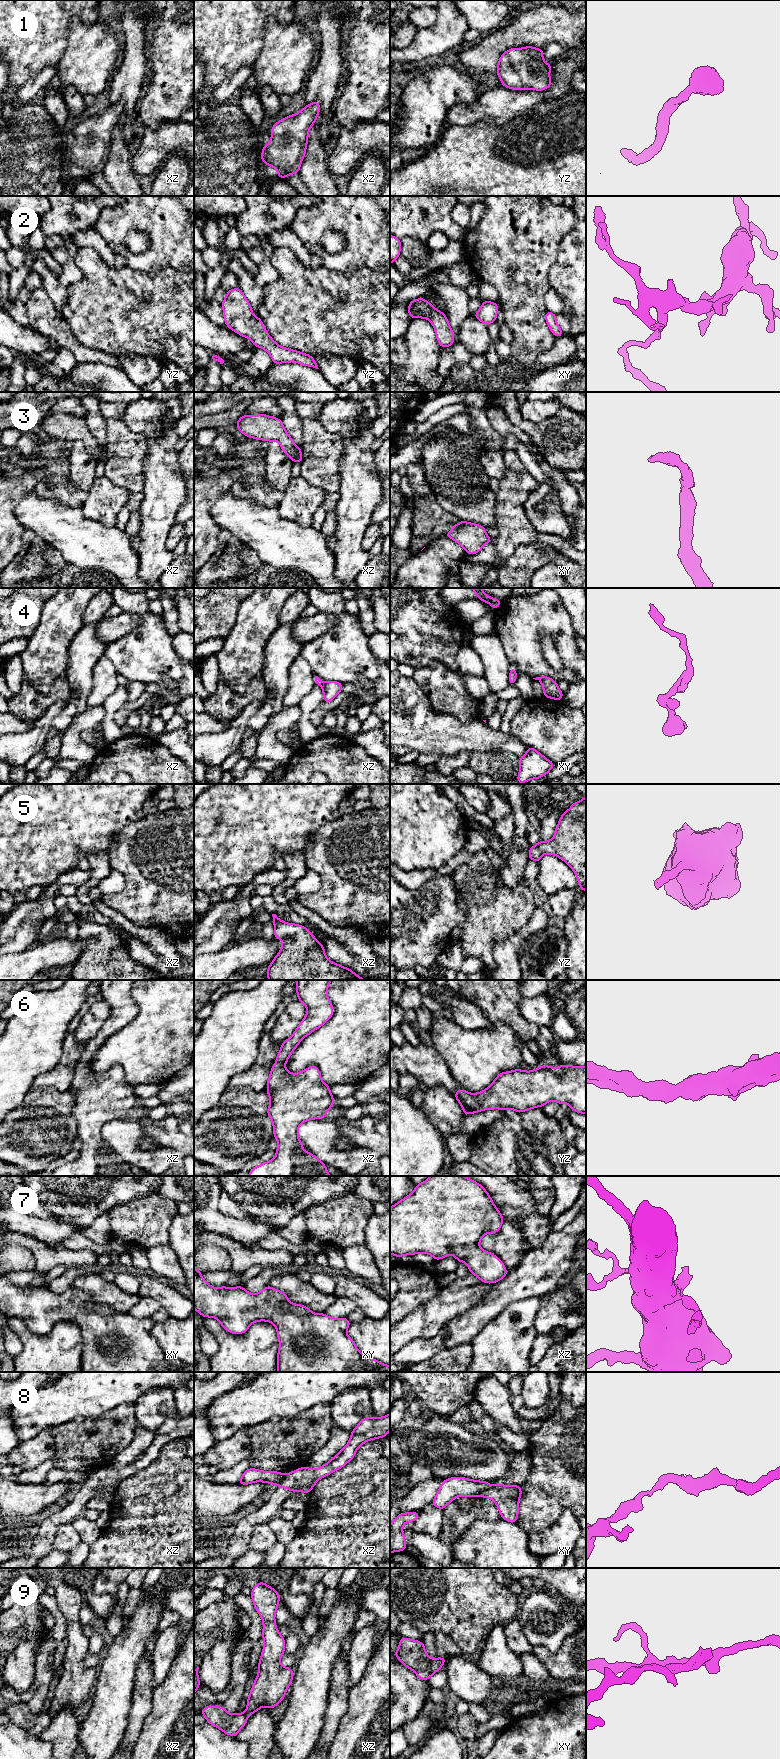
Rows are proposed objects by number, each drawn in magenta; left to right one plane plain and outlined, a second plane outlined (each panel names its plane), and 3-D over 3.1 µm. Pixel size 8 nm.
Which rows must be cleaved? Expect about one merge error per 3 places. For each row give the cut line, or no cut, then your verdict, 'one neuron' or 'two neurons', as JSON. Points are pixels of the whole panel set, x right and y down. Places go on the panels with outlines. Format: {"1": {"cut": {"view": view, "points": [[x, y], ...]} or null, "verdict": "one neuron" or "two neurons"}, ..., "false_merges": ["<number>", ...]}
{"1": {"cut": null, "verdict": "one neuron"}, "2": {"cut": null, "verdict": "one neuron"}, "3": {"cut": null, "verdict": "one neuron"}, "4": {"cut": null, "verdict": "one neuron"}, "5": {"cut": null, "verdict": "one neuron"}, "6": {"cut": null, "verdict": "one neuron"}, "7": {"cut": null, "verdict": "one neuron"}, "8": {"cut": {"view": "xz", "points": [[286, 1474], [277, 1485]]}, "verdict": "two neurons"}, "9": {"cut": {"view": "xz", "points": [[244, 1713], [247, 1716]]}, "verdict": "two neurons"}, "false_merges": ["8", "9"]}

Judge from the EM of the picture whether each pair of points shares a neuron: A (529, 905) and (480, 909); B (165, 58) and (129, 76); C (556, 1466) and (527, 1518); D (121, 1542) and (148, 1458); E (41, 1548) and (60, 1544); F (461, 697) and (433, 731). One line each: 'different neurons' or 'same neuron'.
A: same neuron
B: different neurons
C: same neuron
D: different neurons
E: different neurons
F: different neurons

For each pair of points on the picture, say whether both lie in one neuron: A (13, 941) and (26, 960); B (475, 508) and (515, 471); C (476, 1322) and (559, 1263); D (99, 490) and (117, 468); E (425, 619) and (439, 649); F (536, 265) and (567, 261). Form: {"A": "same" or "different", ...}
{"A": "different", "B": "different", "C": "same", "D": "different", "E": "same", "F": "different"}

